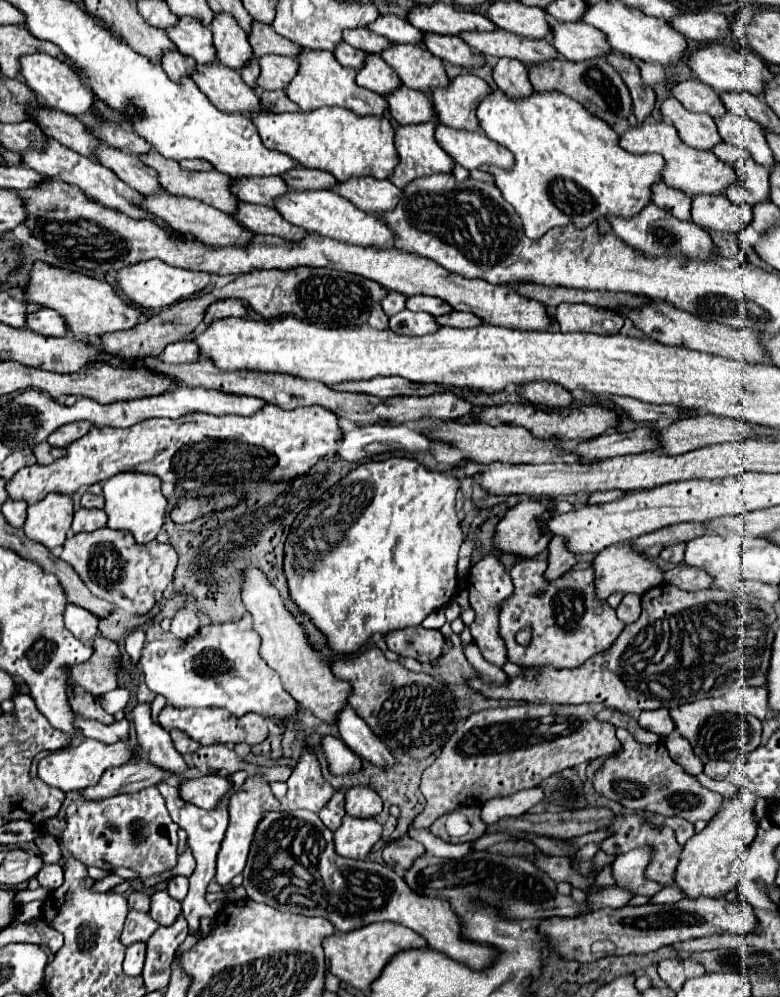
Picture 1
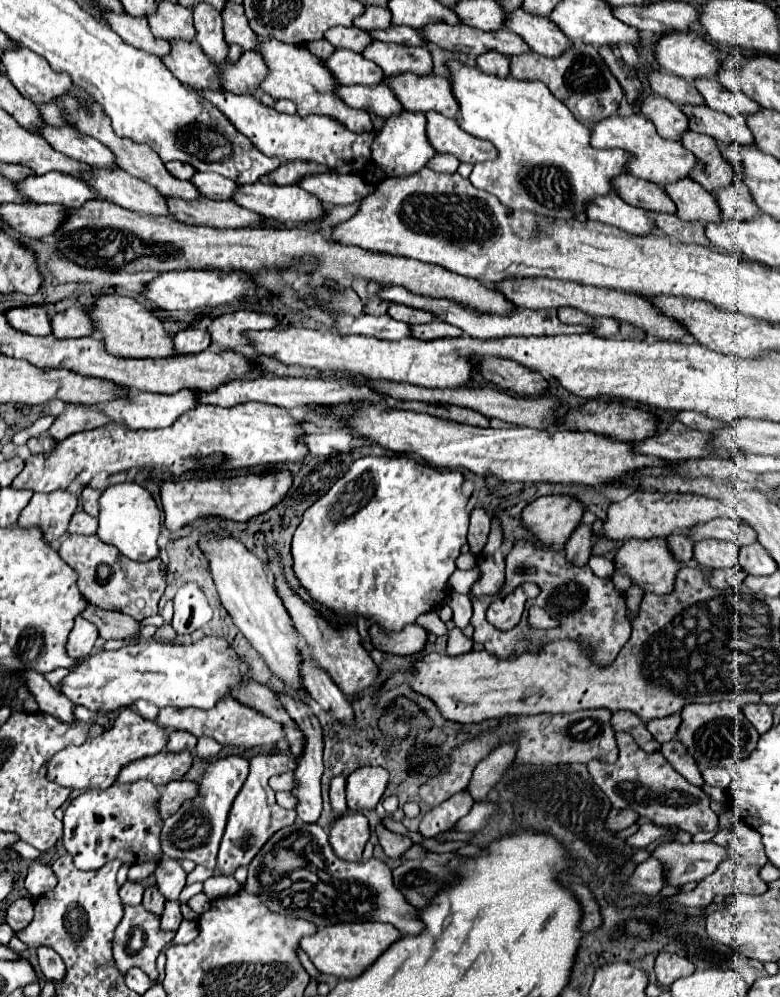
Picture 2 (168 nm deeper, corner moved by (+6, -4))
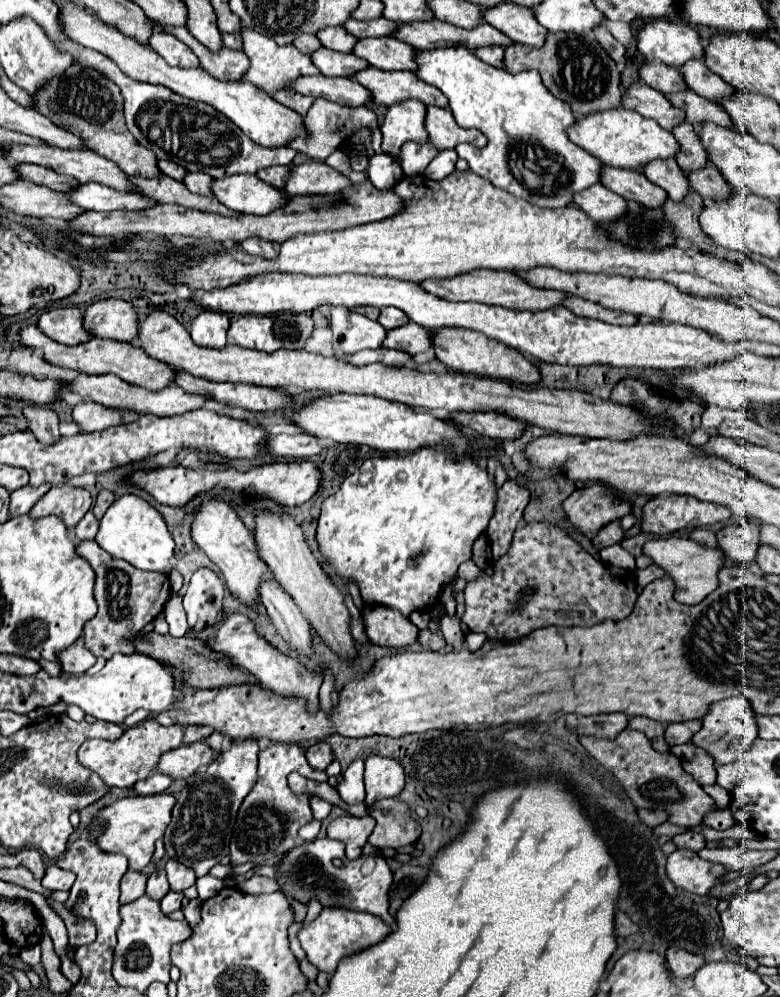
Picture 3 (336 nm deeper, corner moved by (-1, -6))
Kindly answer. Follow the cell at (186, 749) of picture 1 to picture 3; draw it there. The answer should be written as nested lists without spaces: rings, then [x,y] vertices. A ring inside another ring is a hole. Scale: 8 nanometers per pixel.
[[[186,726],[184,734],[184,744],[194,744],[200,740],[206,740],[214,730],[210,726]]]

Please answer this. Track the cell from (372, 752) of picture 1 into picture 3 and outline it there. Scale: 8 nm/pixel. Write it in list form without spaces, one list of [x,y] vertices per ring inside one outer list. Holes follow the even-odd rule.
[[[276,580],[262,582],[258,590],[260,602],[266,606],[268,616],[274,620],[278,632],[290,644],[290,648],[296,650],[300,656],[310,654],[308,620],[292,602],[292,596]]]

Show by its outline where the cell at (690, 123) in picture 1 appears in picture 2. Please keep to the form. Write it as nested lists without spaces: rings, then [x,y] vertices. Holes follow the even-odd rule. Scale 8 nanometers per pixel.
[[[651,94],[649,98],[645,98],[641,112],[651,118],[661,138],[681,140],[683,134],[689,132],[689,118],[683,114],[683,110],[661,96]]]

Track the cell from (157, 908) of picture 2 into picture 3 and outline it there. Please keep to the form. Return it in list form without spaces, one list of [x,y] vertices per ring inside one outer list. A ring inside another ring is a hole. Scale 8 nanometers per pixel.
[[[156,868],[156,870],[148,876],[148,888],[146,888],[146,894],[152,896],[154,900],[162,900],[162,896],[164,896],[168,890],[170,890],[170,886],[168,886],[164,868]]]

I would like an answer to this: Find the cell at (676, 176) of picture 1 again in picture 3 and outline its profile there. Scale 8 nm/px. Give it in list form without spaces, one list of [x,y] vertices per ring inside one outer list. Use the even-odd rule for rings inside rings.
[[[614,108],[604,112],[592,112],[588,116],[578,118],[572,126],[566,128],[568,138],[578,144],[580,148],[594,154],[600,162],[616,168],[632,168],[642,170],[642,166],[656,158],[674,158],[676,150],[680,148],[672,132],[660,128],[654,120],[640,116],[634,110]]]

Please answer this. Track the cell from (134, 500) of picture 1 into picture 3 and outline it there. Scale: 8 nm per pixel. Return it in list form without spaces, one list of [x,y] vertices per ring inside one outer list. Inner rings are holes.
[[[126,494],[118,498],[108,508],[104,518],[100,520],[100,532],[96,534],[96,542],[114,558],[126,560],[140,570],[168,572],[174,558],[174,540],[168,532],[162,514],[156,508],[152,508],[146,500],[134,494]]]

